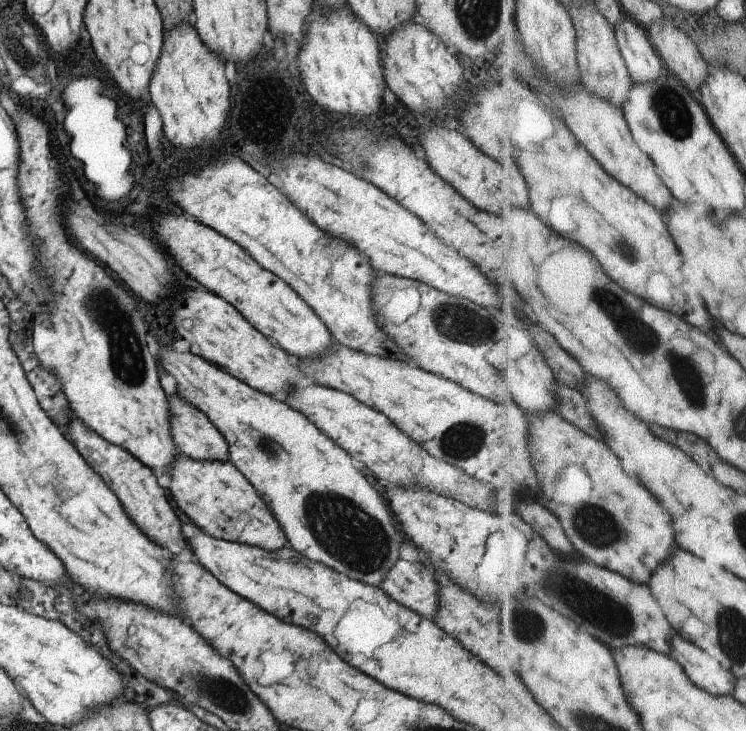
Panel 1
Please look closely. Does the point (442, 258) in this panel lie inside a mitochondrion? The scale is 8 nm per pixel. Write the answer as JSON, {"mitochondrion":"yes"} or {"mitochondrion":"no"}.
{"mitochondrion":"no"}

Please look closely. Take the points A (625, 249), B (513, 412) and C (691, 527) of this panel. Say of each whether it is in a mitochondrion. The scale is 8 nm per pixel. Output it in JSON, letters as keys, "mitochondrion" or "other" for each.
{"A":"mitochondrion","B":"other","C":"other"}

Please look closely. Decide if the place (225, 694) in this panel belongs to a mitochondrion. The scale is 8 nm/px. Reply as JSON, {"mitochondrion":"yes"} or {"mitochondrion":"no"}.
{"mitochondrion":"yes"}

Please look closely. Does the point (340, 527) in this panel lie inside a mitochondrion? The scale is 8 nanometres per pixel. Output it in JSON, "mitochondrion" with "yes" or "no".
{"mitochondrion":"yes"}

